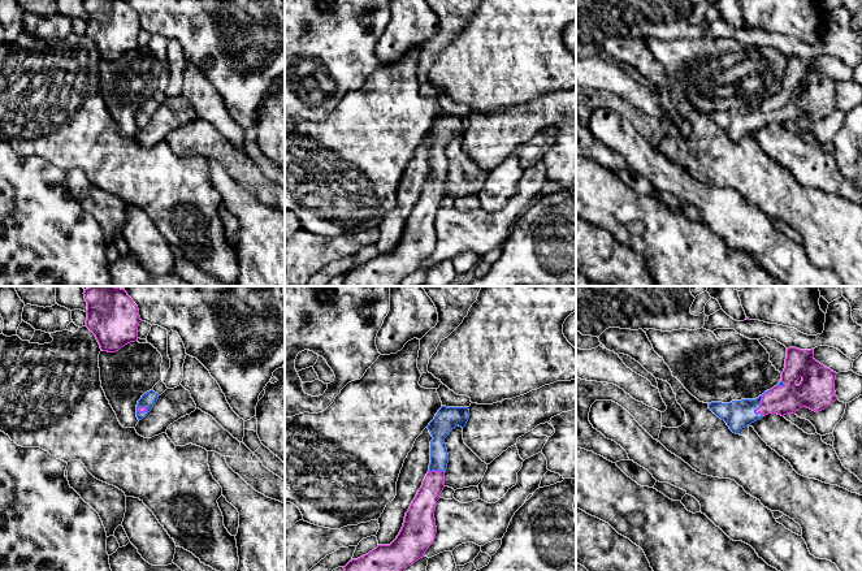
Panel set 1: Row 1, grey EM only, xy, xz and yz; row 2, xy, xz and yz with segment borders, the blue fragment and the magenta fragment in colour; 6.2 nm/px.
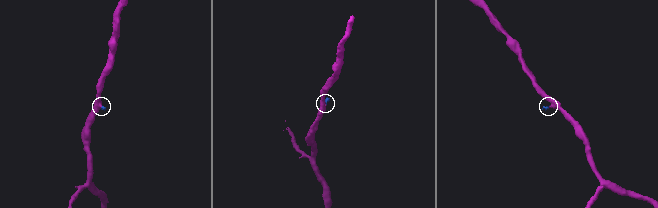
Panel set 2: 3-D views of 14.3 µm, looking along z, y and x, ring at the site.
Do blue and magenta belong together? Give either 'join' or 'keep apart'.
join

